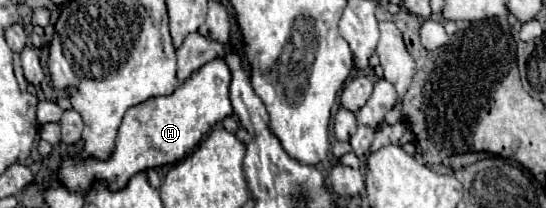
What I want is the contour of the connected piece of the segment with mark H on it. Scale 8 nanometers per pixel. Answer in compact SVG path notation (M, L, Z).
M199 32L189 34L177 50L177 82L181 86L169 96L155 96L127 110L117 134L117 150L111 154L109 160L65 160L59 170L63 186L69 190L87 192L97 178L105 178L113 190L119 190L137 172L163 166L165 162L173 164L185 158L217 122L221 122L225 116L231 116L233 112L229 102L231 72L221 58L223 54L225 46L217 44L217 40L209 40Z

